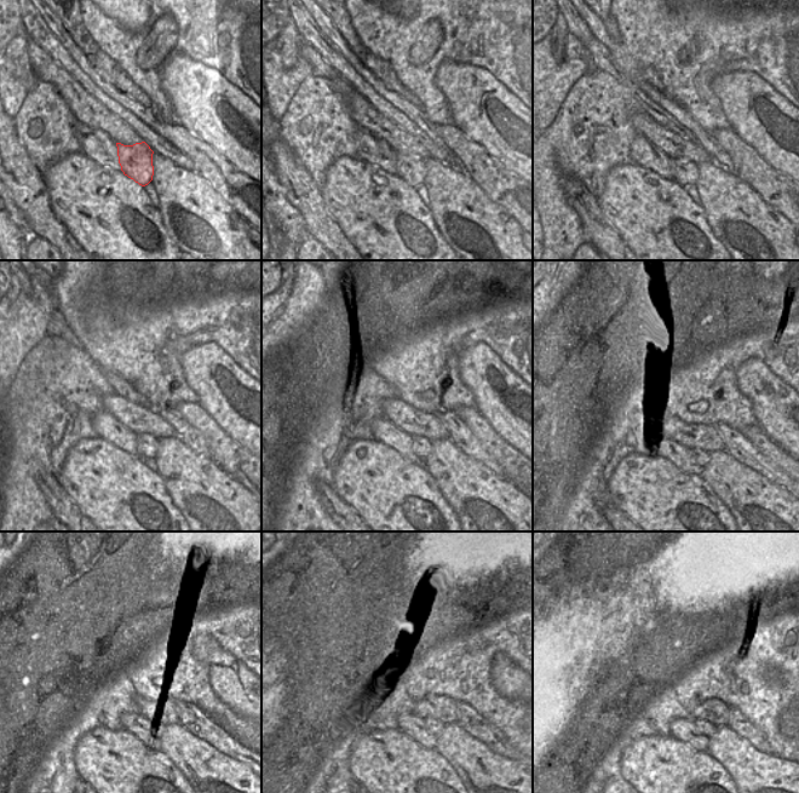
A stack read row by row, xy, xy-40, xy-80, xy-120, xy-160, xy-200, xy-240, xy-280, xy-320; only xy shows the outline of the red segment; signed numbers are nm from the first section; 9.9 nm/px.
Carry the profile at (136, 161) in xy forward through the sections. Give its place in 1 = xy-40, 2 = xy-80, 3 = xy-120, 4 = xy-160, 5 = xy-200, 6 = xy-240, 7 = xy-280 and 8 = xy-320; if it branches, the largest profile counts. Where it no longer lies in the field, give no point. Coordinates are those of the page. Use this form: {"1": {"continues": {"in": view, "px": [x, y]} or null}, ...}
{"1": {"continues": {"in": "xy-40", "px": [411, 168]}}, "2": {"continues": {"in": "xy-80", "px": [685, 172]}}, "3": {"continues": {"in": "xy-120", "px": [148, 444]}}, "4": {"continues": {"in": "xy-160", "px": [421, 447]}}, "5": {"continues": {"in": "xy-200", "px": [702, 458]}}, "6": {"continues": {"in": "xy-240", "px": [161, 728]}}, "7": {"continues": {"in": "xy-280", "px": [434, 727]}}, "8": {"continues": {"in": "xy-320", "px": [707, 729]}}}

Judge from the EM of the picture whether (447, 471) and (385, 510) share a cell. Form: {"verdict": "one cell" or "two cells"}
{"verdict": "two cells"}

